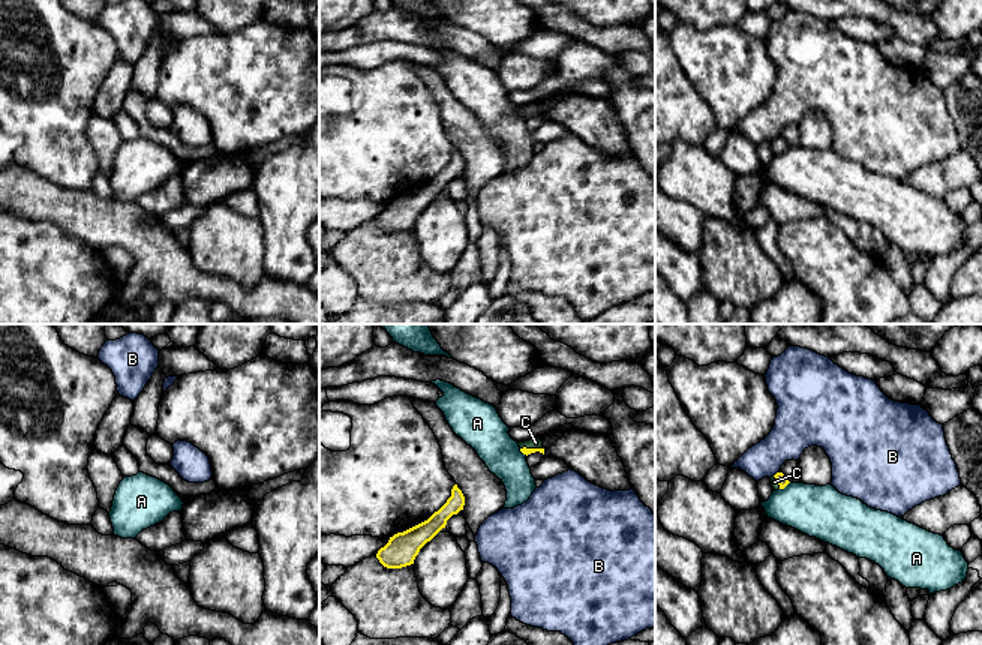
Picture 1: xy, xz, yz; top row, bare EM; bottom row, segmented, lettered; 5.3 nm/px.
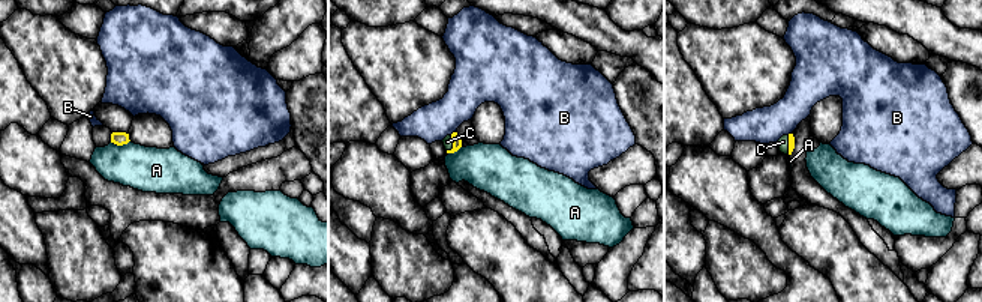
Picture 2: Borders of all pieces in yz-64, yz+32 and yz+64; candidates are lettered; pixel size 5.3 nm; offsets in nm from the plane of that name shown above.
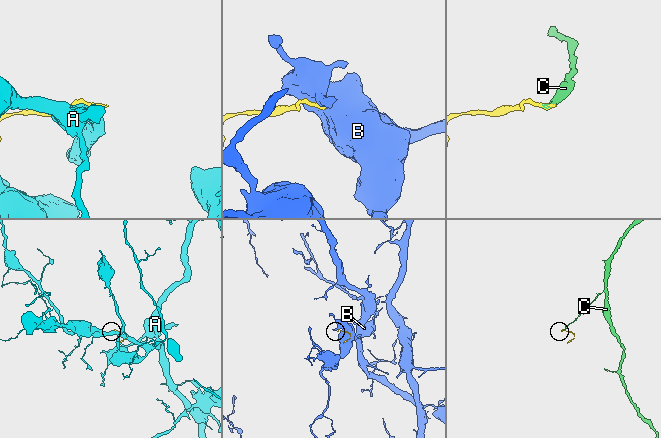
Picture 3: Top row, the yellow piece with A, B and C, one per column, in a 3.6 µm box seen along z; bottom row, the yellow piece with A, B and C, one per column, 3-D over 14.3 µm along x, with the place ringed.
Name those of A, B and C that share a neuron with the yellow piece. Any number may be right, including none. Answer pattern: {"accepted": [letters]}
{"accepted": ["C"]}

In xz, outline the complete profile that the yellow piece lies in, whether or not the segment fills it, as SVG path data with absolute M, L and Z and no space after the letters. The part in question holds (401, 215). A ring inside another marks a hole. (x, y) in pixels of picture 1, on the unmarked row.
M457 148L451 153L451 160L427 184L390 201L388 207L376 218L379 226L387 232L402 232L414 228L420 213L430 206L447 184L463 174L465 160Z

